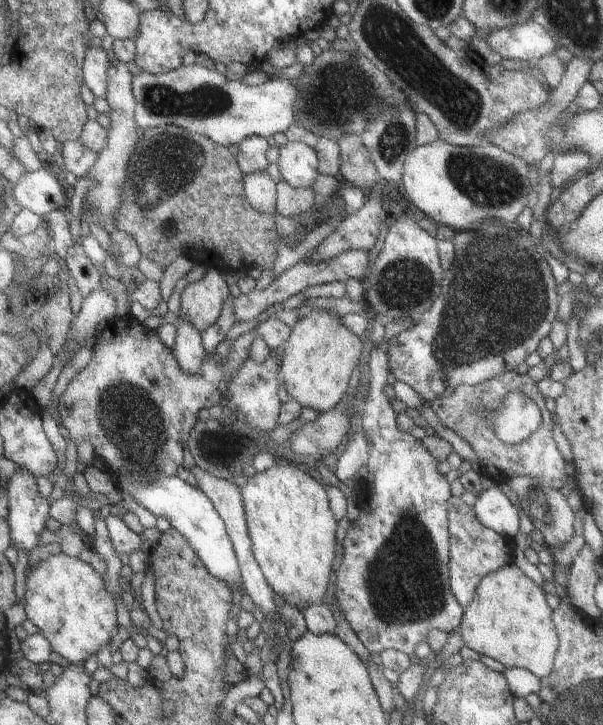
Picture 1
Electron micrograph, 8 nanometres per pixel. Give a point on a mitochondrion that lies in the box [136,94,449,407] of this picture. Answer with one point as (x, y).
(179, 150)

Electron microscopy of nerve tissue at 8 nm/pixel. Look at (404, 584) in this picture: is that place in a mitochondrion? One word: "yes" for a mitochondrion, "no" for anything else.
yes

